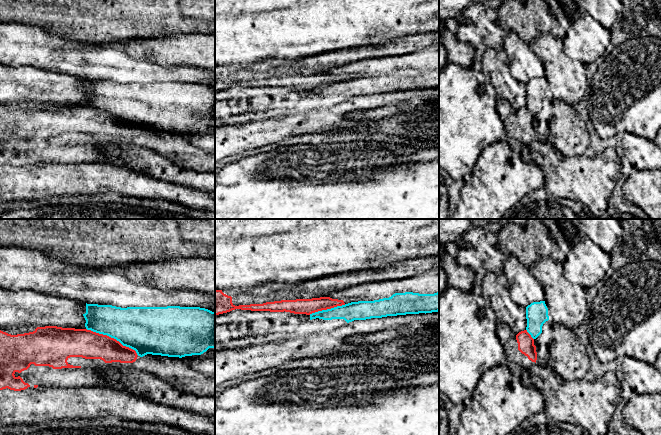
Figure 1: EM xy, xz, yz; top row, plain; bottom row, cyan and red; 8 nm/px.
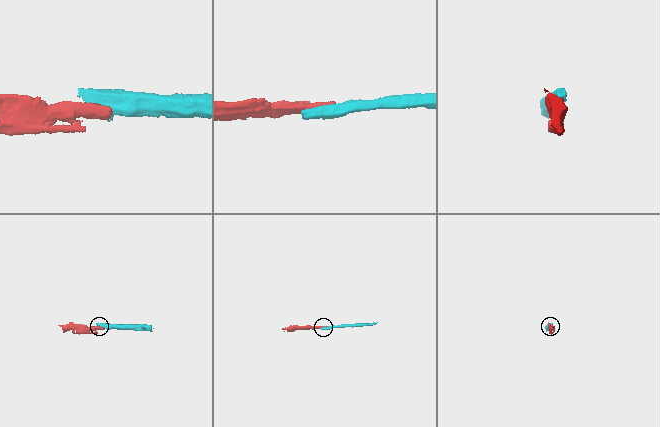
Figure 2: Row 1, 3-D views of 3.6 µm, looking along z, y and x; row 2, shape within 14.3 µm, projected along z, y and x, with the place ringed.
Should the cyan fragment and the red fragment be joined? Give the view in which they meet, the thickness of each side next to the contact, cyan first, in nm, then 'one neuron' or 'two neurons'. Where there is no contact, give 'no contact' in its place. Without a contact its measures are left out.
xy | 360/220 nm | two neurons

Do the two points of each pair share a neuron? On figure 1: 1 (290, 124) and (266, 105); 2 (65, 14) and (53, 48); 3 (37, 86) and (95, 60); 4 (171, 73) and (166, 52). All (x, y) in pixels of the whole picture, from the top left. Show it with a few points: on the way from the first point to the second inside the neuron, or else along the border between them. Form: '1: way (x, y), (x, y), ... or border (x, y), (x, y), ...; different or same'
1: border (268, 118), (245, 123); different
2: border (35, 26), (68, 40), (80, 41); different
3: border (41, 68), (47, 71), (65, 73), (69, 76); different
4: border (146, 60), (157, 62), (161, 65), (193, 66); different

